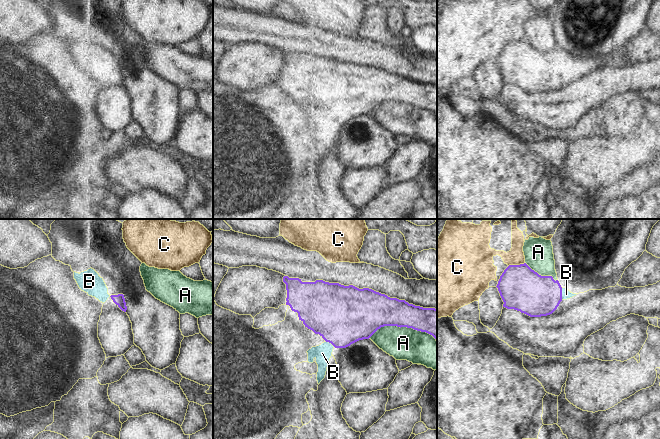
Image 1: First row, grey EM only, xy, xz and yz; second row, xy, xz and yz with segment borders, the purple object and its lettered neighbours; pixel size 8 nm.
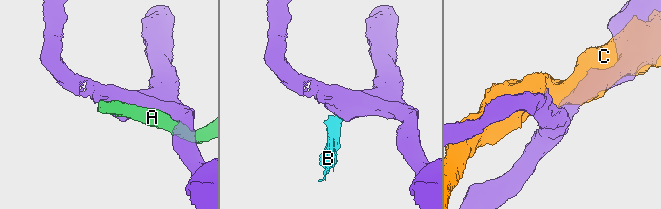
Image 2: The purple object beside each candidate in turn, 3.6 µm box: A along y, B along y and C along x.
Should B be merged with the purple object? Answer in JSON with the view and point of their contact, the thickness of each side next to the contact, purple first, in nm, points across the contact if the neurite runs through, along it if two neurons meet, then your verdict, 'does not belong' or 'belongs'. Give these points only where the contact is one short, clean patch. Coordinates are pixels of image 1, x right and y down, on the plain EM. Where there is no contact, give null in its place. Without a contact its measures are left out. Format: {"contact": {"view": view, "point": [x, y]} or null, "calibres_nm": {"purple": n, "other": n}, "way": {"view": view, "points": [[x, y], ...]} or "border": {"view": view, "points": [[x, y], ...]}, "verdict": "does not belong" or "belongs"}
{"contact": {"view": "yz", "point": [561, 70]}, "calibres_nm": {"purple": 340, "other": 80}, "verdict": "belongs"}

